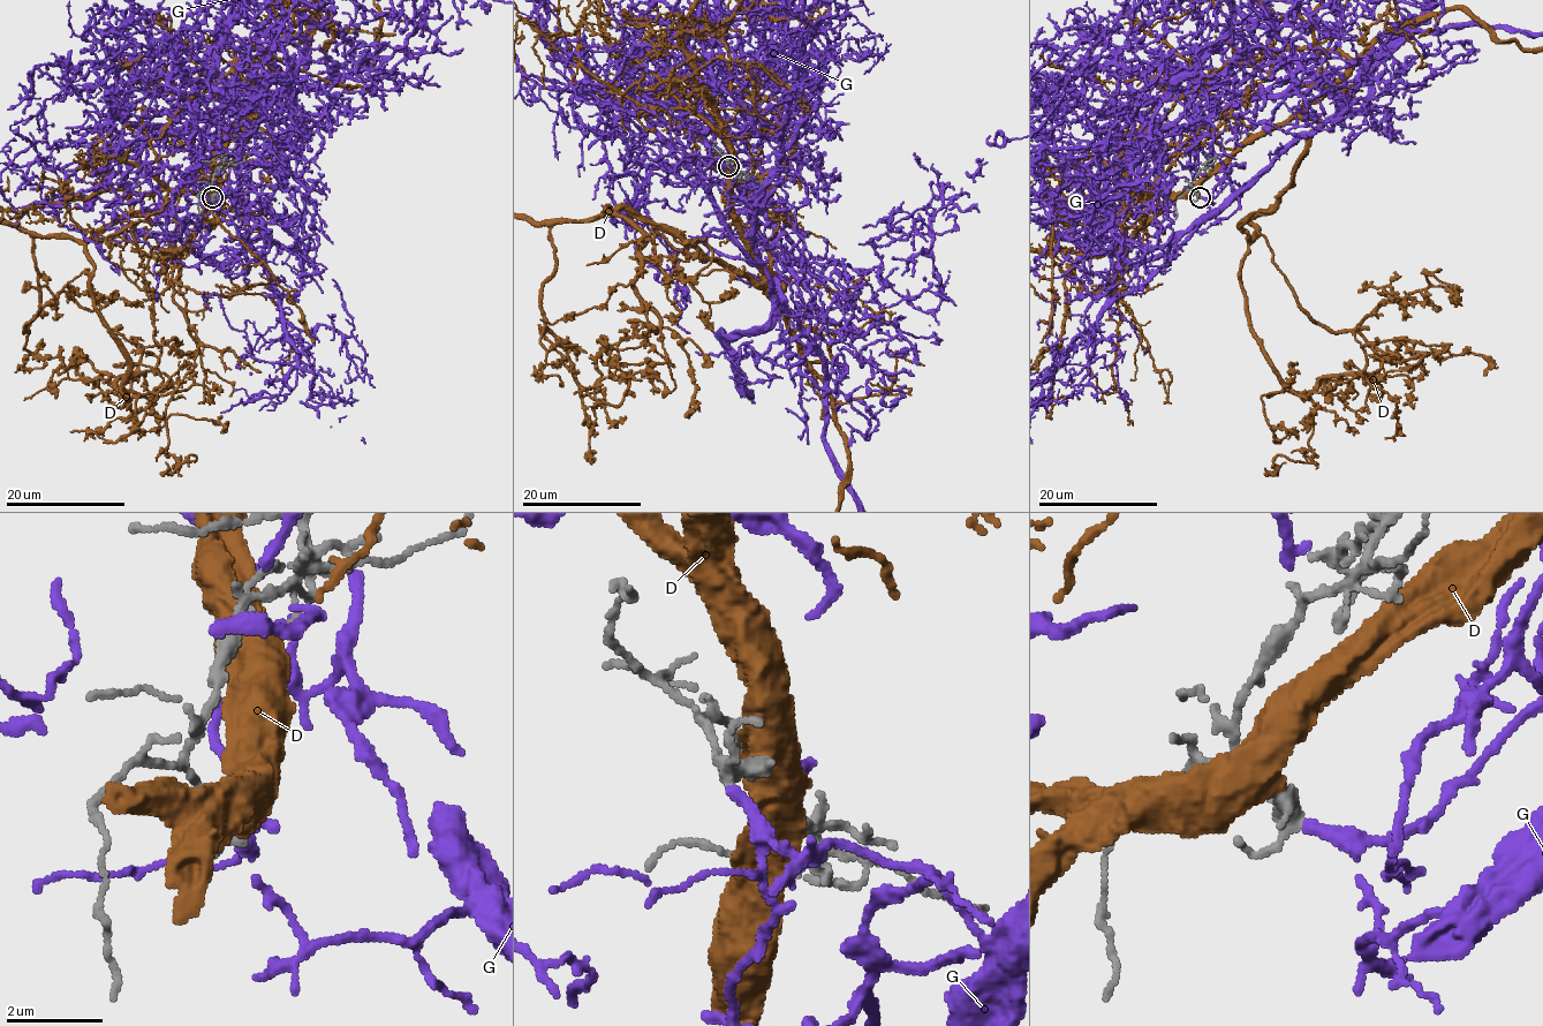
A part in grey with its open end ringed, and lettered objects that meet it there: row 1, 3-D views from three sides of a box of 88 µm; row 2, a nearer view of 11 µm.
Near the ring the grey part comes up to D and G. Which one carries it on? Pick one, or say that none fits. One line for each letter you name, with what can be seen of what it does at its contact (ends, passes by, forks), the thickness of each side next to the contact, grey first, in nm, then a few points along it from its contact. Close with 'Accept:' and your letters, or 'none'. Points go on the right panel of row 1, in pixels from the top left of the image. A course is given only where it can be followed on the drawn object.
G: it ends | 360/260 nm
Accept: G

